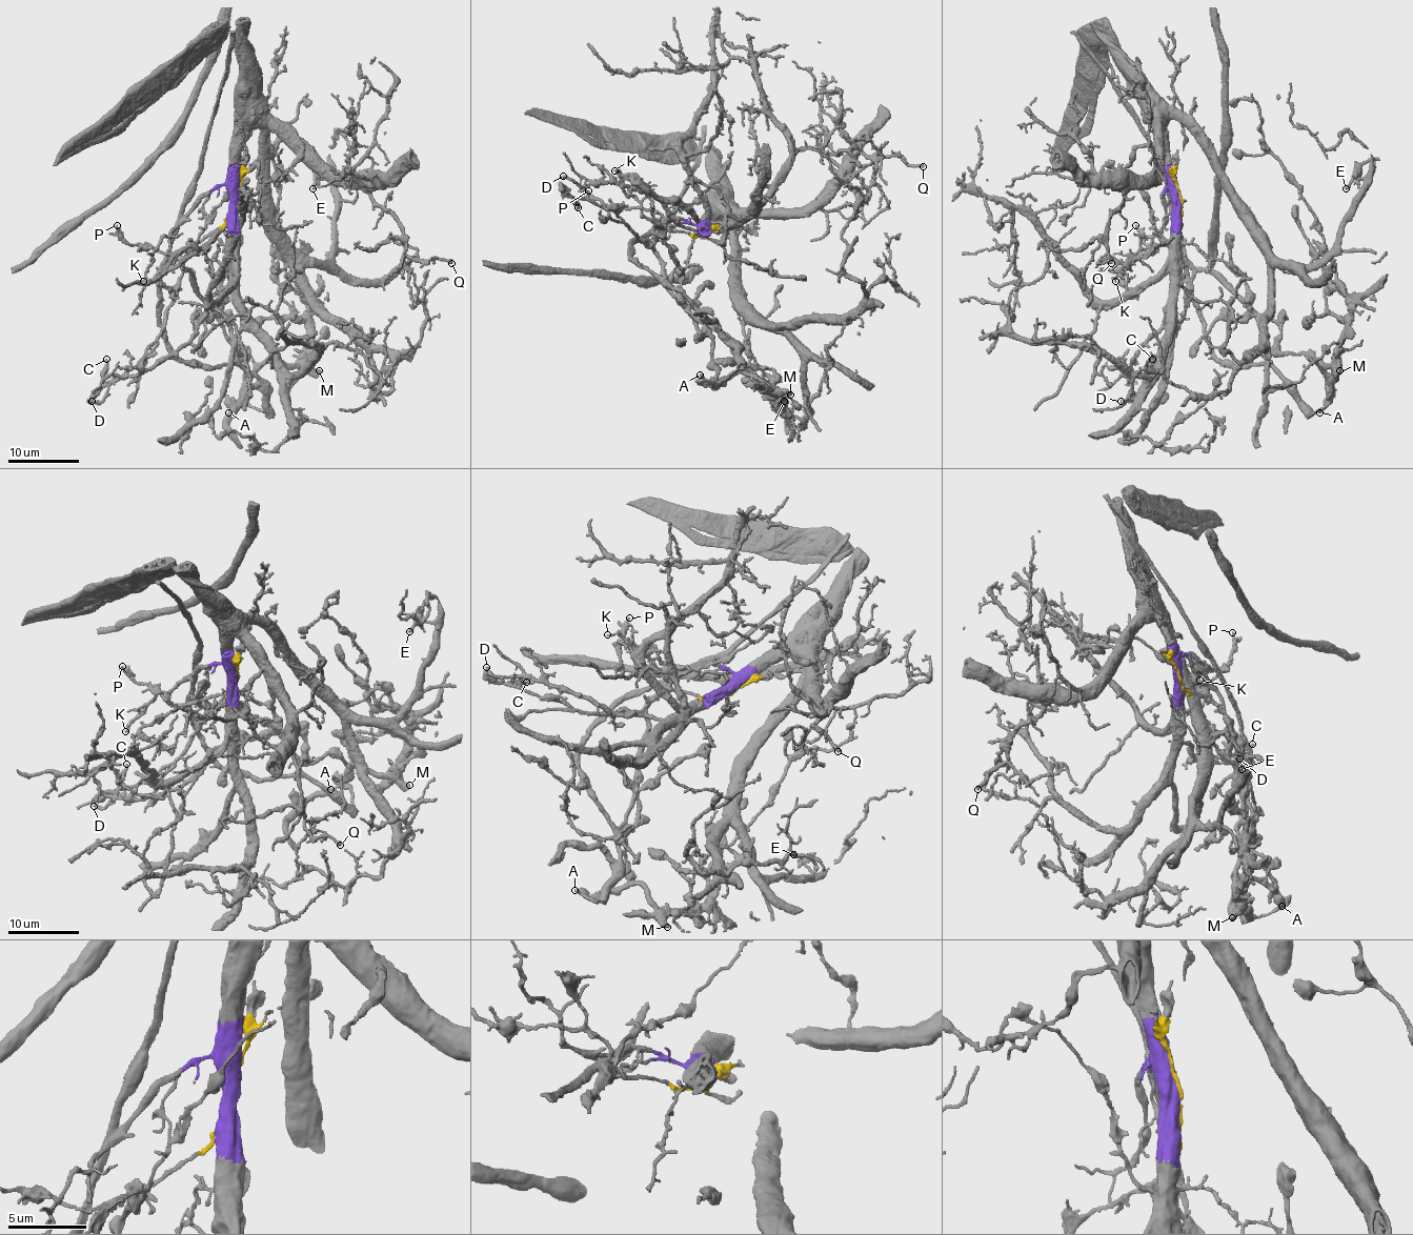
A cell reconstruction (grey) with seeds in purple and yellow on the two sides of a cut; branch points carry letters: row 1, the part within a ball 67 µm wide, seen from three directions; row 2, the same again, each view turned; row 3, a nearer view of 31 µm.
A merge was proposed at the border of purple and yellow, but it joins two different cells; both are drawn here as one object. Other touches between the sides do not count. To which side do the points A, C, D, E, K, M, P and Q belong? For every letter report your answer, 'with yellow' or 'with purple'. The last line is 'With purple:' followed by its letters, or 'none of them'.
A: with yellow
C: with yellow
D: with purple
E: with purple
K: with purple
M: with yellow
P: with yellow
Q: with purple
With purple: D, E, K, Q

